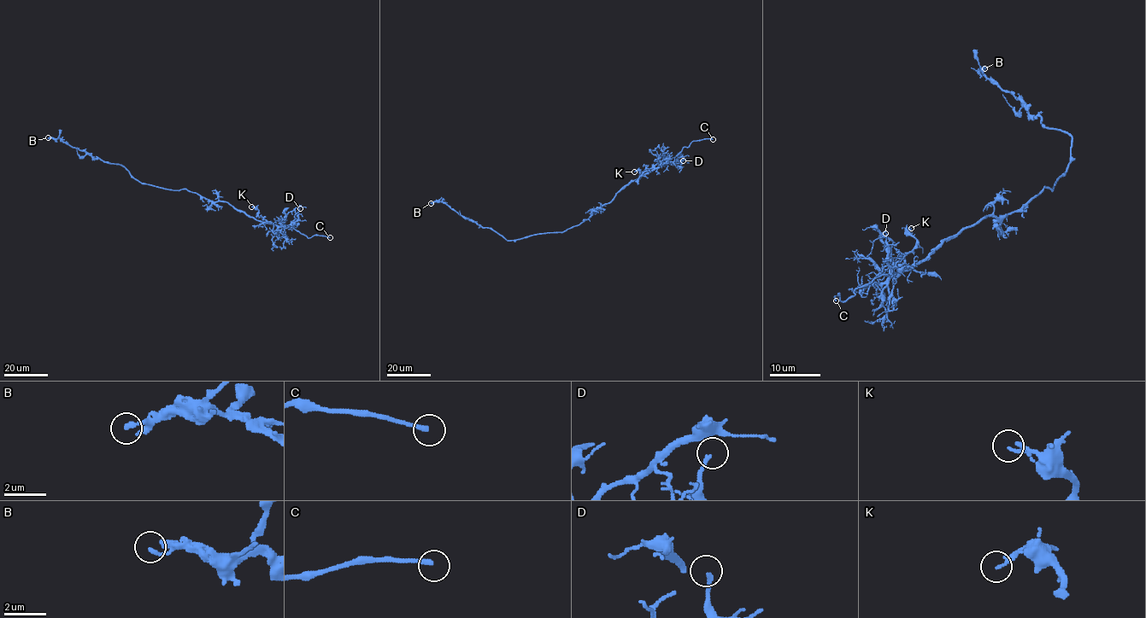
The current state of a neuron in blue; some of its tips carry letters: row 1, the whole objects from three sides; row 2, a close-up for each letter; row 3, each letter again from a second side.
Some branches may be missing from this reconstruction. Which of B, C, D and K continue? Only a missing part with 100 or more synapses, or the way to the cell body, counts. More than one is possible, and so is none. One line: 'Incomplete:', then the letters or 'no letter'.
Incomplete: C

